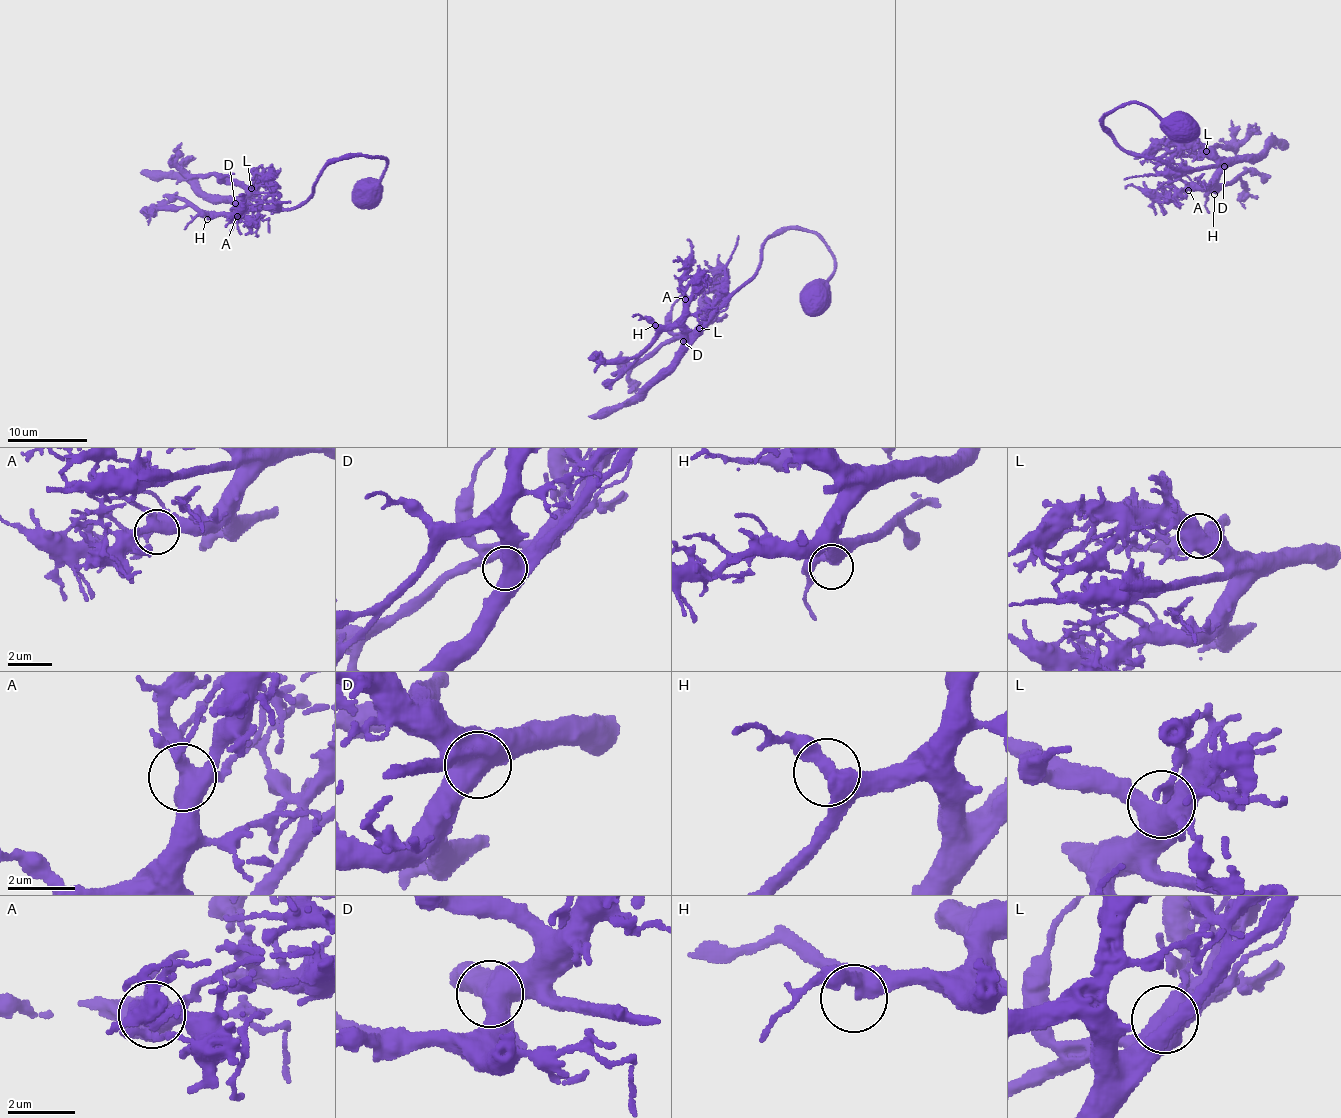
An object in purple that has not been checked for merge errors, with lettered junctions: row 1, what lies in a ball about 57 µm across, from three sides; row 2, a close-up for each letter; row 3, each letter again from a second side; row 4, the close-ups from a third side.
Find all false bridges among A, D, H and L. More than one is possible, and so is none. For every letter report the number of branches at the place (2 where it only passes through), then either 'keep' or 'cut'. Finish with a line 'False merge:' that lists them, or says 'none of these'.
A: 7 branches meet; keep
D: 2 branches meet; keep
H: 2 branches meet; keep
L: 5 branches meet; keep
False merge: none of these

